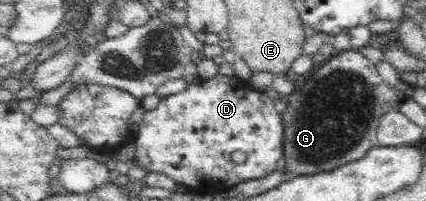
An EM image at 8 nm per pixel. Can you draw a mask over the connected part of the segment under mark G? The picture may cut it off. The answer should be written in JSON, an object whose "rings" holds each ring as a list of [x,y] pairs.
{"rings":[[[358,49],[335,52],[330,58],[313,70],[289,97],[287,113],[282,115],[285,139],[283,139],[284,158],[282,167],[296,176],[324,173],[331,169],[358,161],[378,146],[376,127],[383,113],[399,105],[406,97],[387,87],[375,71],[372,62]]]}

